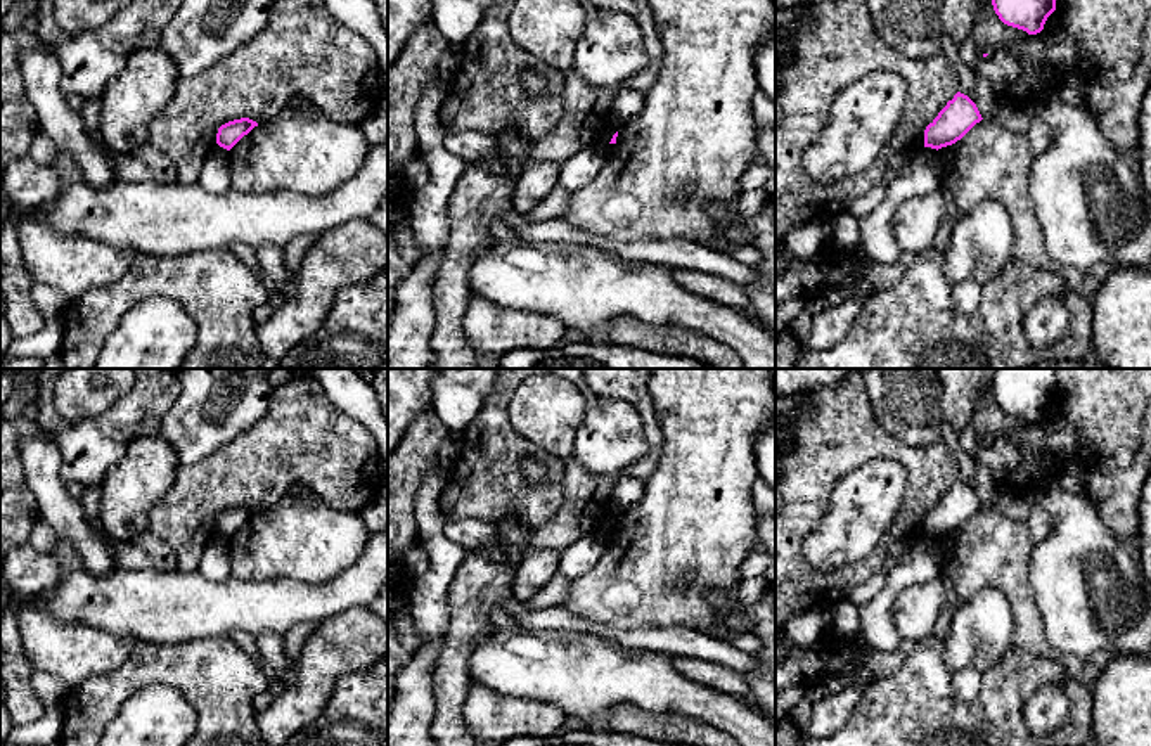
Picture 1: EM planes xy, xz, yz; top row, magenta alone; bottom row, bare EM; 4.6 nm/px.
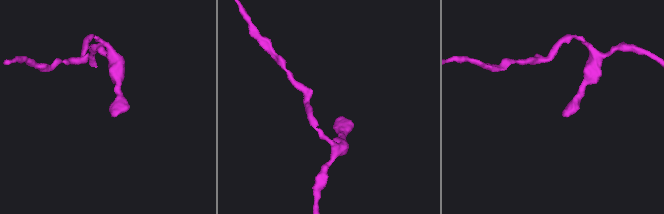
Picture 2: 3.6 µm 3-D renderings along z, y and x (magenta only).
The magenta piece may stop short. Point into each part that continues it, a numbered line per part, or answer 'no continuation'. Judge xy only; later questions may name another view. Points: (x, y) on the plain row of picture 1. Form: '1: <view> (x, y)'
no continuation

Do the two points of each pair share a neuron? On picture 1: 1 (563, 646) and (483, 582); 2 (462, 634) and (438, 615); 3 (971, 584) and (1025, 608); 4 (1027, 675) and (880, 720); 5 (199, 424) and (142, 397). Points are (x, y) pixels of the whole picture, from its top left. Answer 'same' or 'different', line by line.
1: different
2: different
3: same
4: same
5: different

